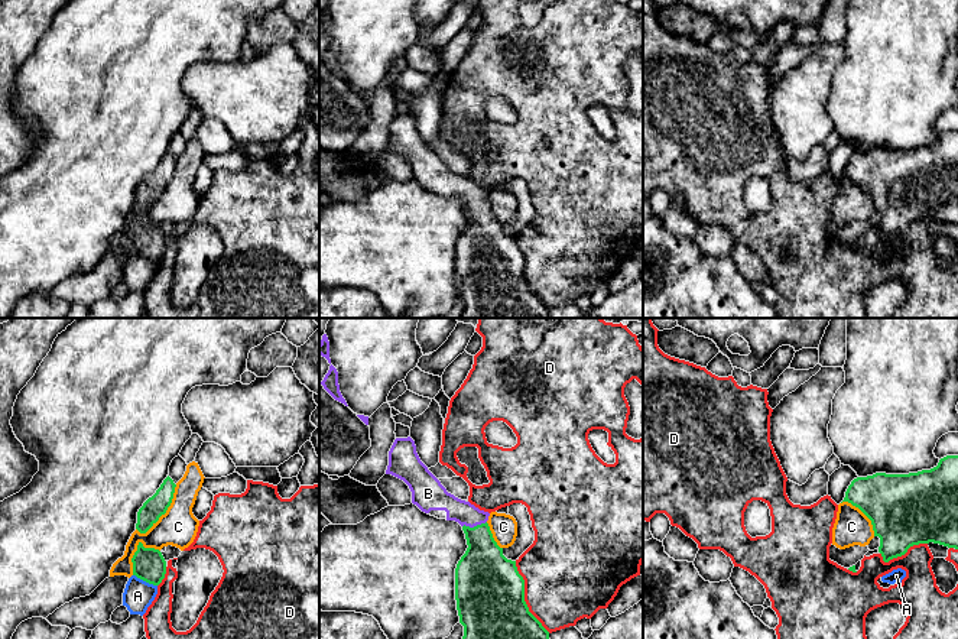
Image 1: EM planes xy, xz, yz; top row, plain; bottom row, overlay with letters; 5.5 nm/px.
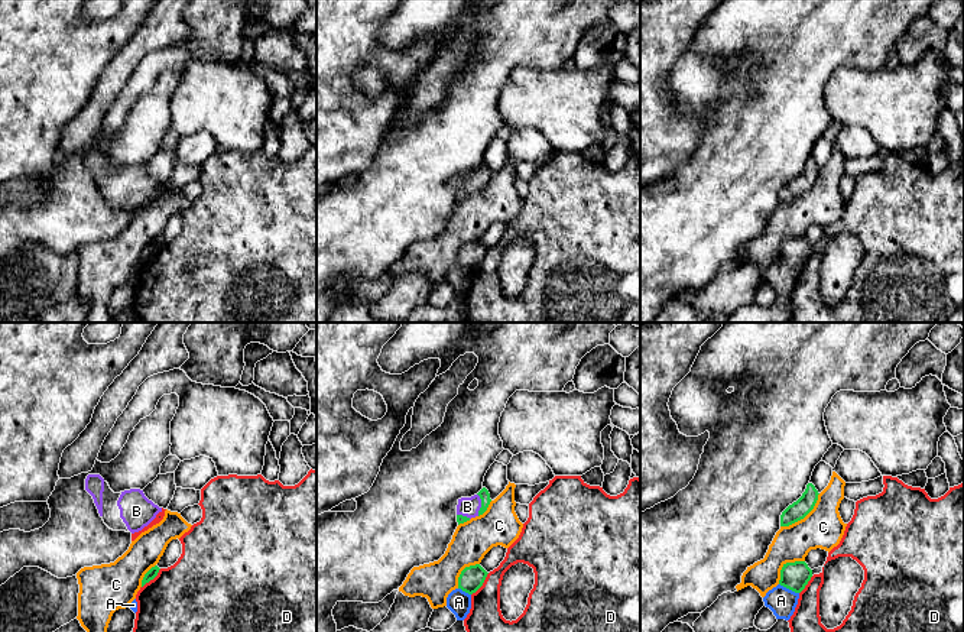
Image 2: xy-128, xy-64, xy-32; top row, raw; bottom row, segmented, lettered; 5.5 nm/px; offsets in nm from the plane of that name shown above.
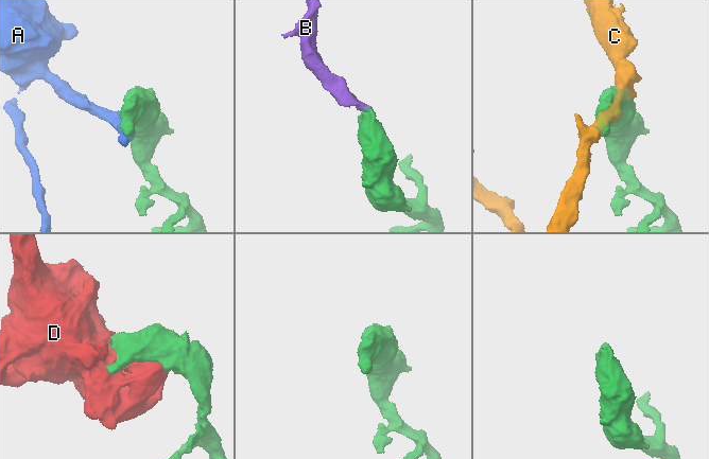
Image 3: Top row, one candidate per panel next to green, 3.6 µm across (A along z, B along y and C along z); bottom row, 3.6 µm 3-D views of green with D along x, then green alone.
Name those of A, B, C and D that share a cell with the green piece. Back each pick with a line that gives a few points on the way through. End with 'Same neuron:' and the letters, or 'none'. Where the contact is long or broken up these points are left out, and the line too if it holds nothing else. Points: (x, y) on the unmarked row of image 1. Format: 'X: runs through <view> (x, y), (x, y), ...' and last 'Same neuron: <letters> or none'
B: runs through xz (483, 246), (483, 226), (474, 203), (460, 187)
Same neuron: B

